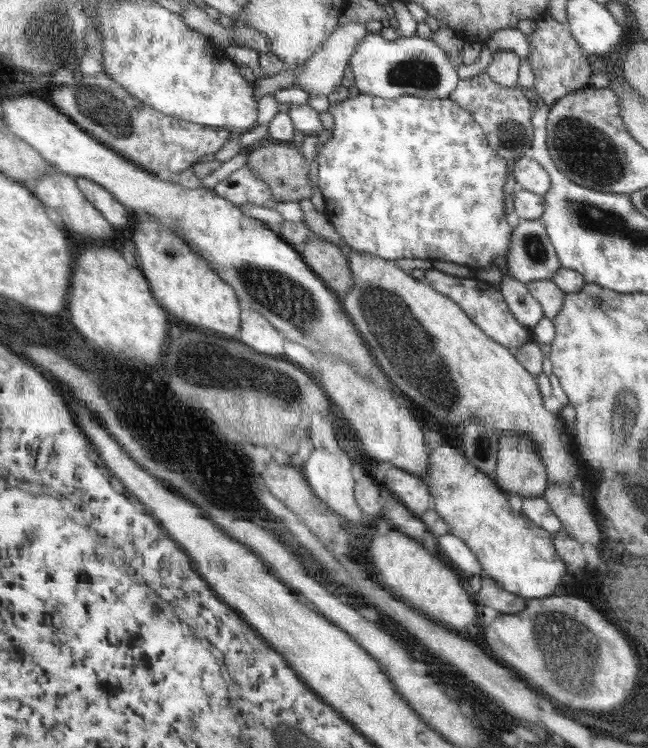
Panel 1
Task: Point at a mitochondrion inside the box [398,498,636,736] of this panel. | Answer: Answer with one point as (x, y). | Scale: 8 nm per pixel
(565, 643)

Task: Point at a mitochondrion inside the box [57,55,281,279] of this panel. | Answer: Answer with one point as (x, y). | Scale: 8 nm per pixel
(101, 105)

